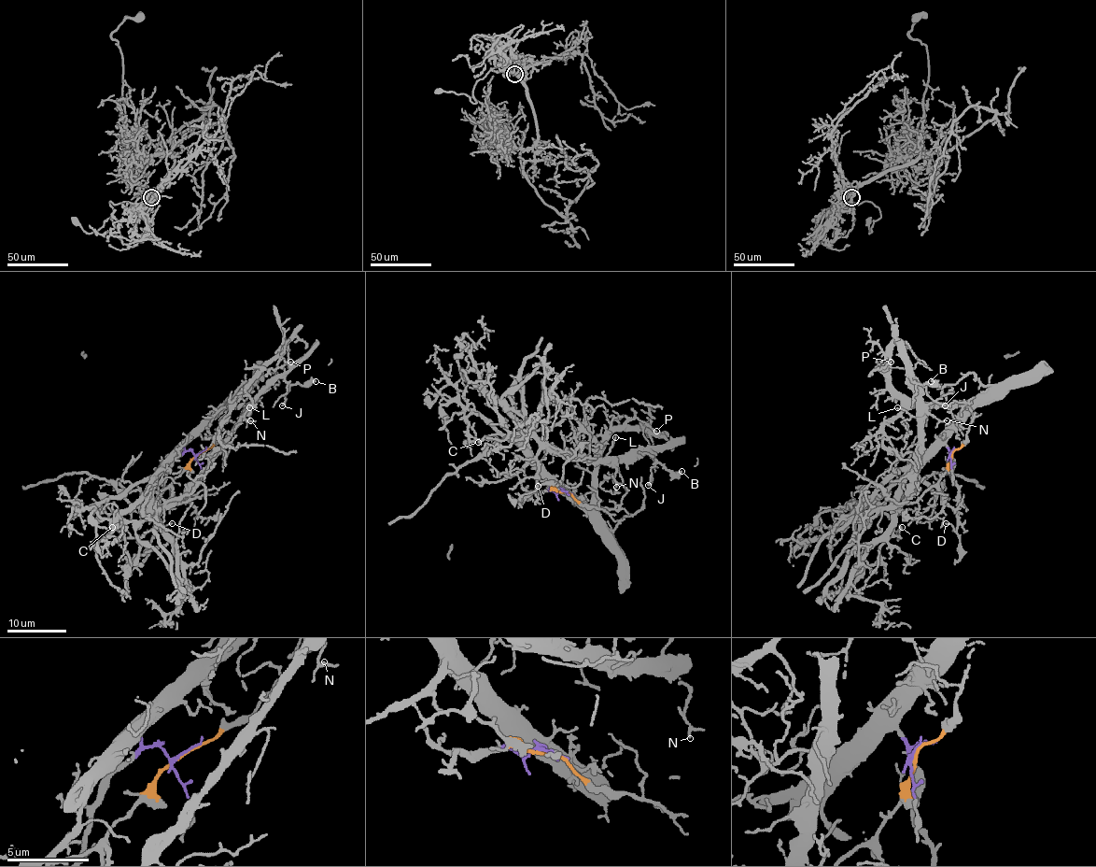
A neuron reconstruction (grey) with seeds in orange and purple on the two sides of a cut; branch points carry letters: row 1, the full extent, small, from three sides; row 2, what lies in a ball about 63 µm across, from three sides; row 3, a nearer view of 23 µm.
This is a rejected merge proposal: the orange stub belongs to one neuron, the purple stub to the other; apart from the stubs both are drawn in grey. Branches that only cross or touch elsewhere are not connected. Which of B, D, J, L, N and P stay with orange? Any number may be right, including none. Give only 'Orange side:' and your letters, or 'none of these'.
Orange side: B, D, J, L, N

